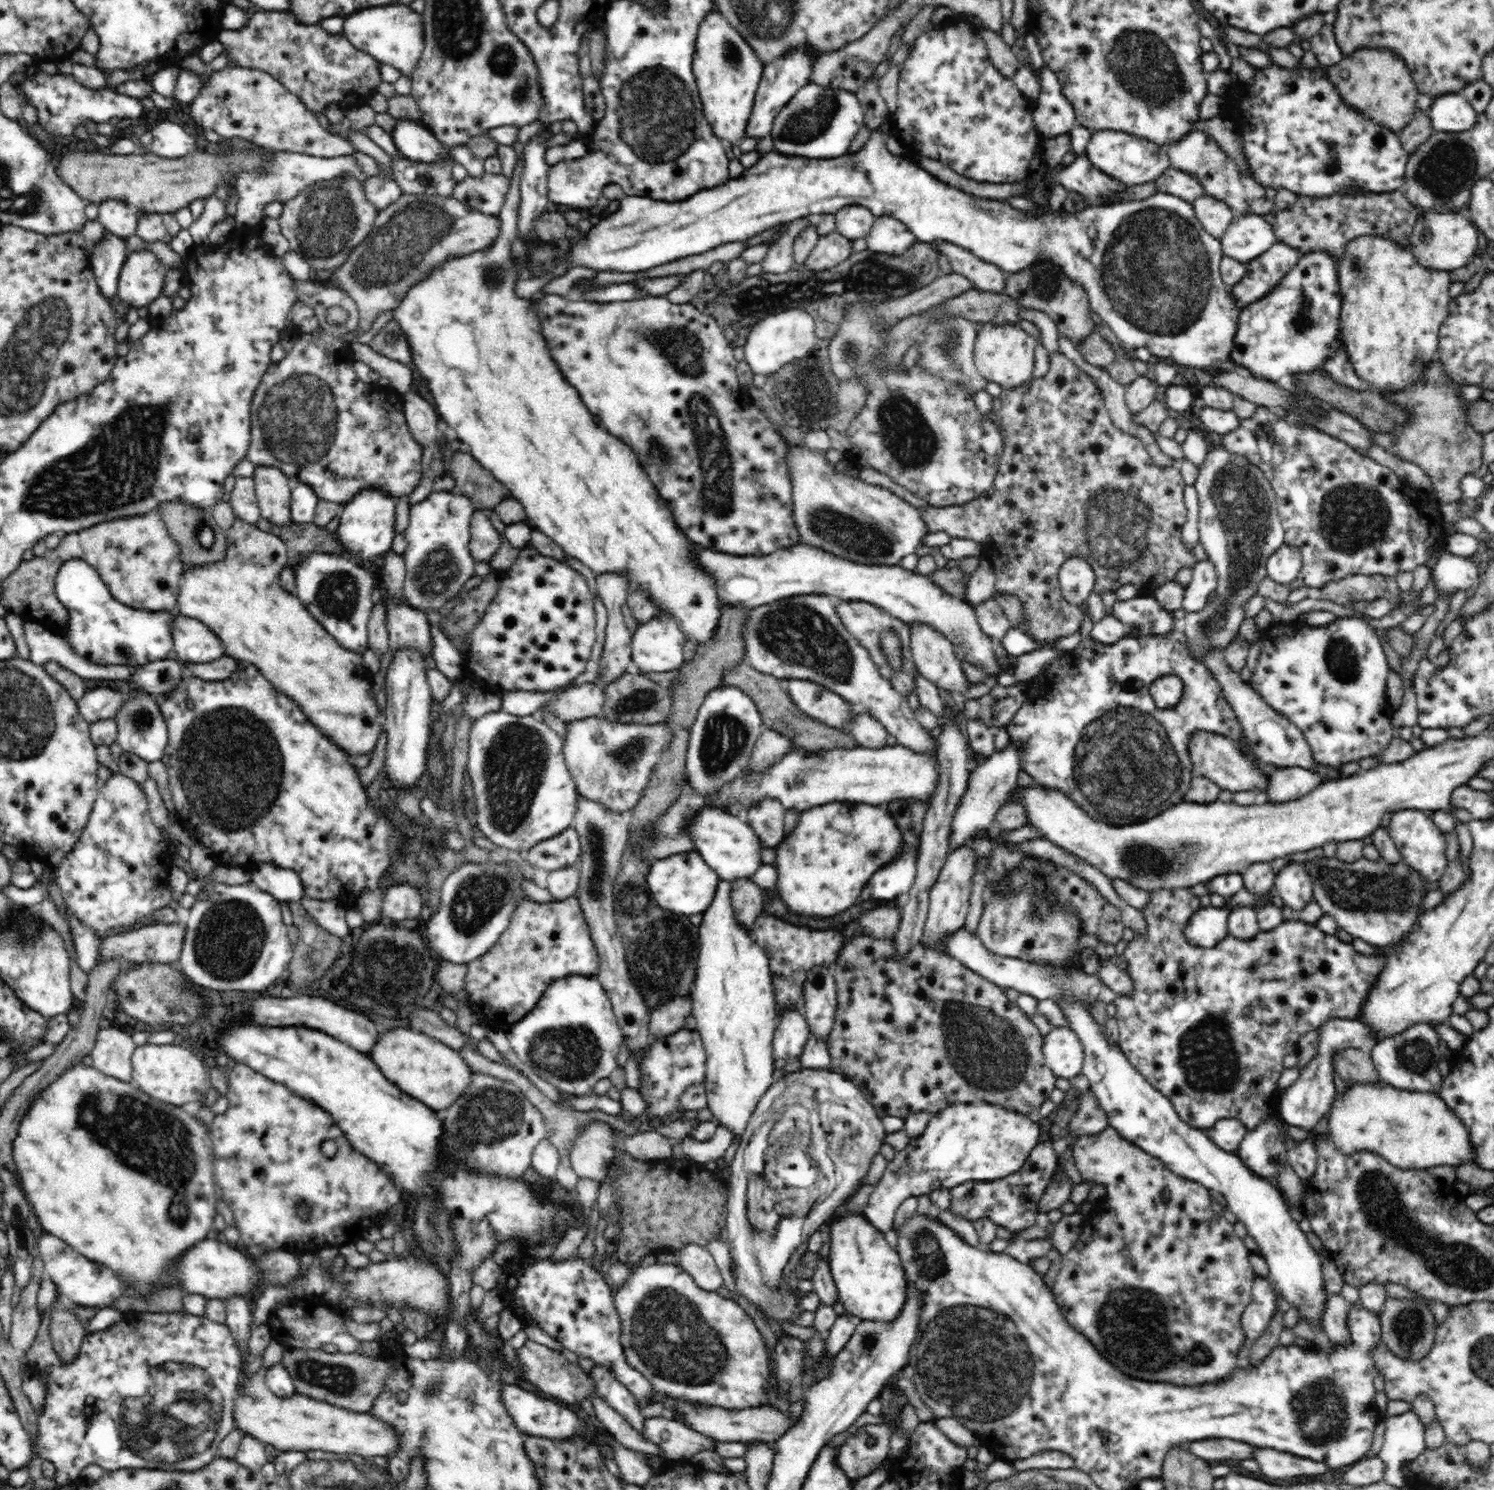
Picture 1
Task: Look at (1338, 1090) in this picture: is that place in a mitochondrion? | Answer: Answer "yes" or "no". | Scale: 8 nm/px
no

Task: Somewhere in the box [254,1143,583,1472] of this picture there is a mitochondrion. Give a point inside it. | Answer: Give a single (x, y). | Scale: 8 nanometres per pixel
(340, 1379)

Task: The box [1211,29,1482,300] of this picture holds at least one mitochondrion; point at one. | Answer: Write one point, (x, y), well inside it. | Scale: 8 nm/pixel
(1446, 168)

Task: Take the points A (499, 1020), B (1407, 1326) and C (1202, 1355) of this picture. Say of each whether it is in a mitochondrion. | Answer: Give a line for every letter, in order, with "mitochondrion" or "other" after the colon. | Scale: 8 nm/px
A: other
B: mitochondrion
C: mitochondrion

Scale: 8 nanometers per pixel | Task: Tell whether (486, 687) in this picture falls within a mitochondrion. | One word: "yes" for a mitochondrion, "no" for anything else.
no

